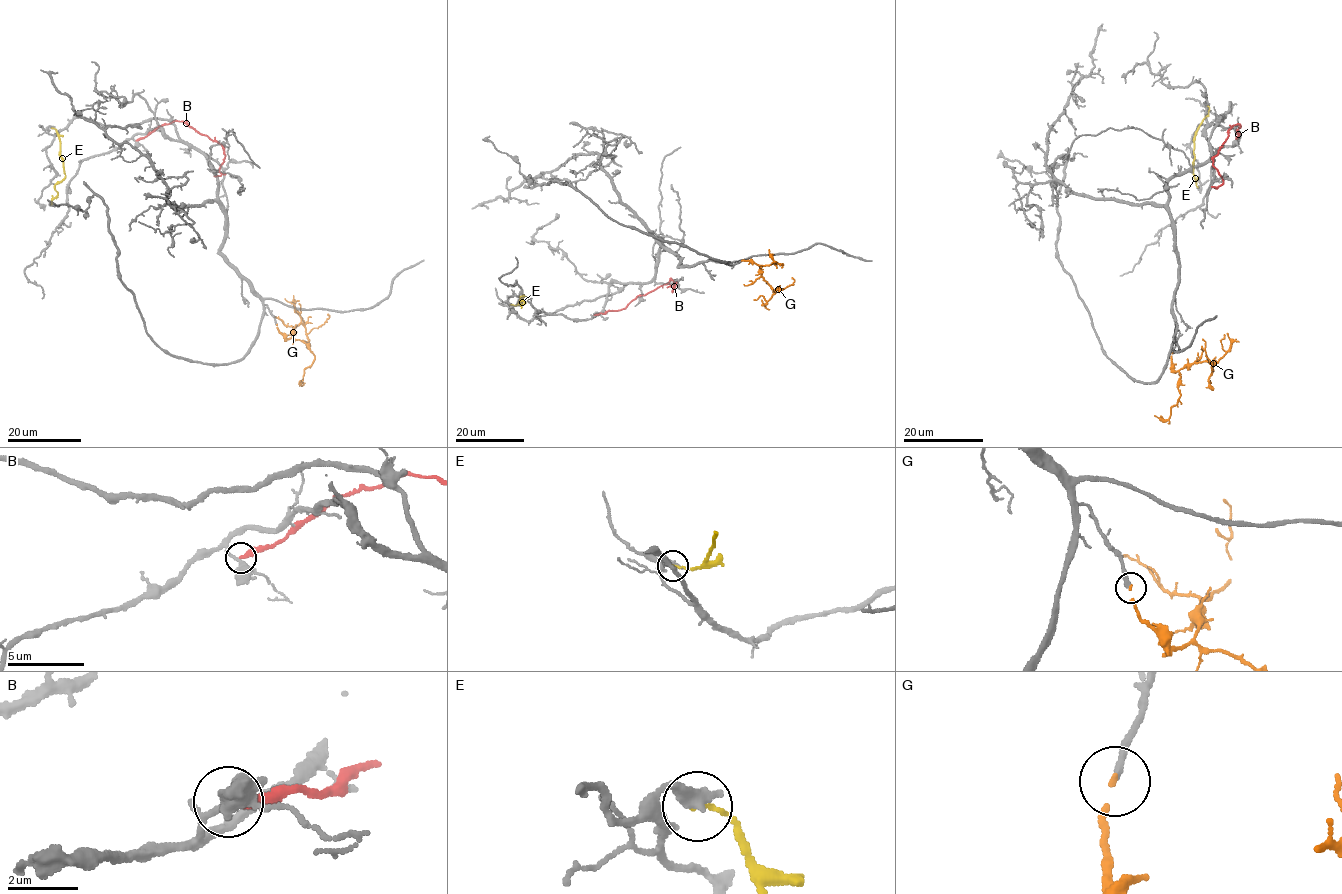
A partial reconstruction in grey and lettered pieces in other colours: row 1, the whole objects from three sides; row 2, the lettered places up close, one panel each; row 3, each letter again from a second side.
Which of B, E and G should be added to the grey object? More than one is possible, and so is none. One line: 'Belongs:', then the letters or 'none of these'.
Belongs: G

